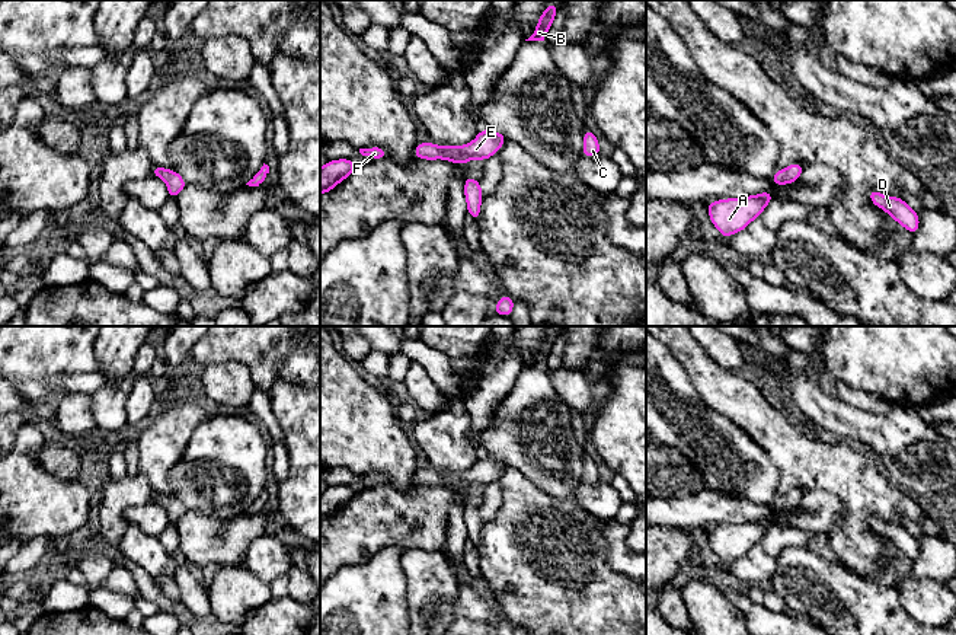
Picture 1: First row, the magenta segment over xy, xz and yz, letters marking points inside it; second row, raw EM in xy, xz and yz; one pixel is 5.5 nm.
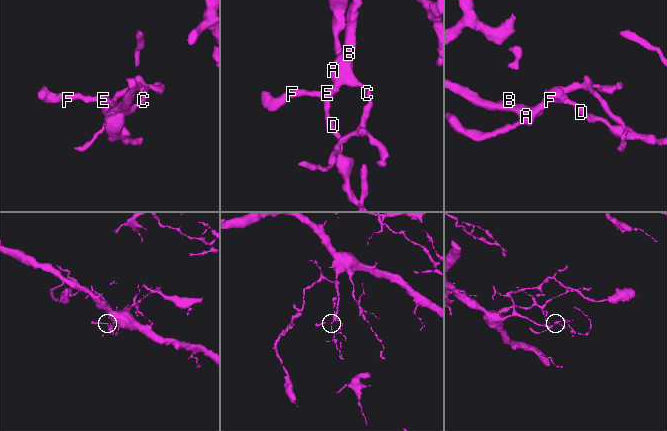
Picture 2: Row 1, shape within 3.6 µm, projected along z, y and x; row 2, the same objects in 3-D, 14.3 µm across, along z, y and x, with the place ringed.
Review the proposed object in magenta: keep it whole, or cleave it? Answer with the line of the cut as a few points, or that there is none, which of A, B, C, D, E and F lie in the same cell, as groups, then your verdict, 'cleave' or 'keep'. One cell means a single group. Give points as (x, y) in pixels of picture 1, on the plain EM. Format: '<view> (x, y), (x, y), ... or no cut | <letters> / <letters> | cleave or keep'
no cut | A B C D E F | keep

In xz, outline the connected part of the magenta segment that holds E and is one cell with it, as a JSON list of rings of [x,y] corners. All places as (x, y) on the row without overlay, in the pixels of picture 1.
[[[482,456],[476,465],[466,472],[437,472],[434,469],[418,469],[415,484],[425,486],[450,486],[457,491],[466,491],[471,485],[487,486],[508,465],[493,456]]]

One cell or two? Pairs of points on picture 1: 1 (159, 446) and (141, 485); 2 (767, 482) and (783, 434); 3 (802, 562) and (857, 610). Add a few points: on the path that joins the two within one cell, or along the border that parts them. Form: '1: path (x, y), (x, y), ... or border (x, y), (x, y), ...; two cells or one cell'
1: border (140, 472), (154, 491); two cells
2: border (751, 437), (777, 469), (780, 494); two cells
3: path (815, 574), (844, 599); one cell

